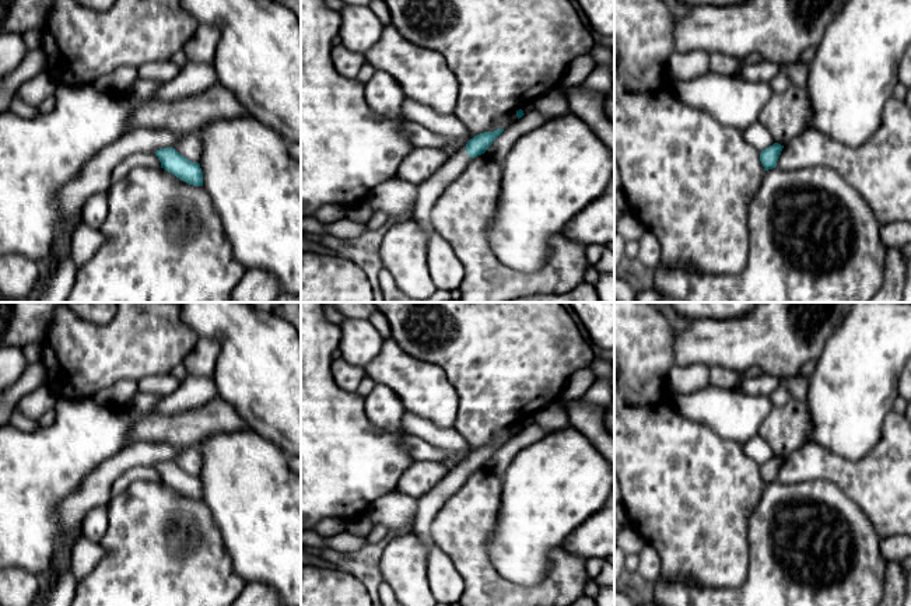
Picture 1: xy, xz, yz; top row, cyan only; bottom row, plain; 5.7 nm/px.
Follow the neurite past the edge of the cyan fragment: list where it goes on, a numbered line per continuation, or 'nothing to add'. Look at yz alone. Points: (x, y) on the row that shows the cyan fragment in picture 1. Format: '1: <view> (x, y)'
nothing to add

